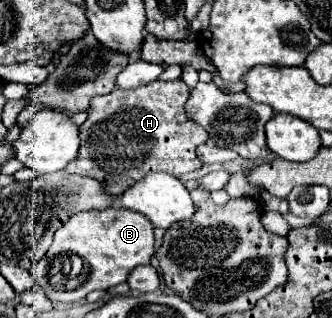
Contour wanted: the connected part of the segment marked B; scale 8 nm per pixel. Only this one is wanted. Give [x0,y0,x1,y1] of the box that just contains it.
[30,208,152,302]

